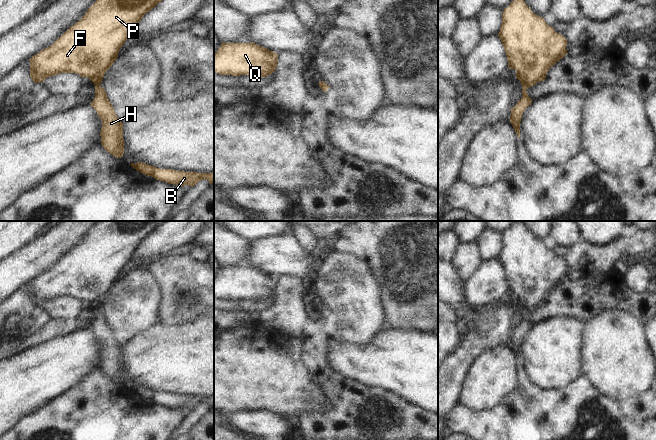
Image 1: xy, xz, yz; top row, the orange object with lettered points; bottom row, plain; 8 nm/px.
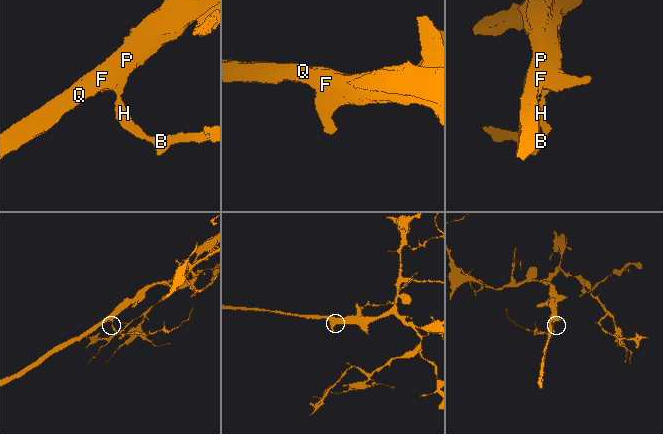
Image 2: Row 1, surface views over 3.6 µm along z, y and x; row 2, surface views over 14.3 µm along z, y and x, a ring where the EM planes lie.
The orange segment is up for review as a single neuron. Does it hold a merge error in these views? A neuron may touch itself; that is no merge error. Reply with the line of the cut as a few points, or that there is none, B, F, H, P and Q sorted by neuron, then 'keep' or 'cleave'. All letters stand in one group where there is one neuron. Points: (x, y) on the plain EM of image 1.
cut none; groups B F H P Q; keep

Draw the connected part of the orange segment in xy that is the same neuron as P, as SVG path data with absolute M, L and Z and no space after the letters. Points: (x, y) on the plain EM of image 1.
M99 221L87 234L85 239L70 251L51 270L34 279L30 285L30 301L34 307L43 306L46 302L60 297L76 297L89 302L95 309L95 322L91 330L96 334L102 345L100 356L101 368L104 373L117 382L124 378L123 347L117 341L105 314L100 310L105 296L110 293L118 281L124 266L134 257L143 240L167 221Z

